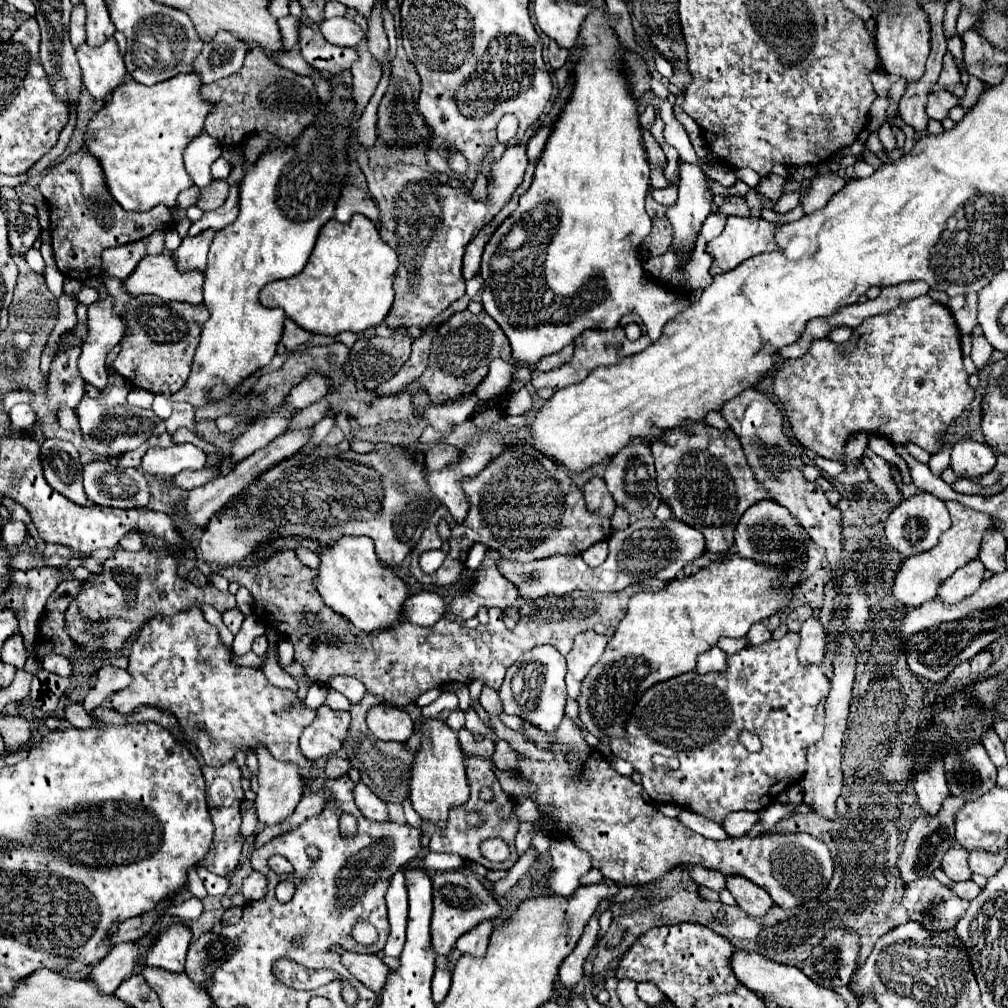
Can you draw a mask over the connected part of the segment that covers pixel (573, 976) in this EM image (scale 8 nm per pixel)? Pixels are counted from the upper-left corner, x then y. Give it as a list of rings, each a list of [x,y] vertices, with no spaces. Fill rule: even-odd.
[[[602,901],[598,905],[598,911],[590,919],[590,923],[584,927],[584,933],[582,933],[578,945],[574,947],[574,951],[560,965],[558,977],[560,977],[560,983],[564,983],[566,989],[572,989],[584,977],[584,961],[588,959],[588,955],[592,953],[592,949],[594,949],[594,945],[598,941],[598,931],[600,931],[598,919],[600,919],[600,915],[604,913],[606,907],[608,907],[608,901]]]

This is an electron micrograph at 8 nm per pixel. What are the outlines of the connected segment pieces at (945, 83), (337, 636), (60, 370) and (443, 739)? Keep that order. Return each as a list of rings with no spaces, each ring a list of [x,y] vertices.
[[[946,53],[944,55],[944,67],[942,67],[942,73],[940,73],[940,79],[938,83],[942,87],[952,87],[960,81],[960,71],[956,67],[956,63],[952,61],[952,53]]]
[[[280,549],[262,561],[246,559],[242,563],[250,567],[250,577],[236,577],[238,581],[234,583],[246,587],[254,597],[254,611],[260,623],[294,645],[296,661],[304,665],[306,675],[312,681],[328,685],[336,675],[356,677],[366,685],[368,693],[394,707],[414,703],[422,693],[454,681],[468,685],[474,679],[482,679],[484,685],[500,689],[508,665],[524,651],[550,643],[566,655],[574,637],[592,629],[596,623],[614,629],[614,625],[624,619],[628,599],[632,597],[630,589],[618,593],[572,591],[562,597],[550,595],[536,603],[524,603],[520,607],[522,621],[512,631],[504,631],[502,615],[498,615],[498,609],[492,609],[488,611],[490,623],[478,625],[476,629],[466,629],[462,623],[440,619],[434,627],[398,621],[392,629],[364,633],[356,631],[342,615],[328,609],[312,583],[314,571],[302,565],[292,549]]]
[[[78,321],[76,327],[70,331],[70,335],[76,335],[80,343],[76,343],[76,347],[64,347],[52,359],[48,373],[48,397],[52,411],[58,411],[60,405],[68,405],[70,409],[76,409],[85,395],[85,383],[78,370],[78,355],[86,339],[86,333],[88,333],[88,325]]]
[[[426,719],[420,727],[420,749],[414,755],[412,777],[410,777],[410,799],[416,813],[422,819],[430,819],[436,827],[446,825],[448,809],[452,805],[462,805],[468,801],[468,777],[466,777],[466,757],[460,747],[456,733],[442,719]]]

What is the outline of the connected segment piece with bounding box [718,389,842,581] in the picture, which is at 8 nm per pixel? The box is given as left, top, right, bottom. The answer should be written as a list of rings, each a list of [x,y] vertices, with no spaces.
[[[748,389],[748,391],[742,391],[740,395],[736,395],[734,399],[726,401],[718,413],[728,421],[730,429],[740,437],[746,459],[754,467],[756,479],[766,487],[770,497],[776,503],[788,507],[796,515],[800,525],[808,531],[812,541],[826,551],[826,557],[828,557],[832,569],[836,571],[832,581],[836,581],[842,575],[842,571],[838,567],[840,549],[842,549],[842,545],[840,545],[840,535],[842,535],[840,511],[828,503],[828,499],[824,497],[822,489],[816,483],[810,483],[804,479],[804,475],[800,471],[804,465],[804,461],[802,461],[804,447],[784,435],[780,409],[774,405],[774,401],[768,395]]]

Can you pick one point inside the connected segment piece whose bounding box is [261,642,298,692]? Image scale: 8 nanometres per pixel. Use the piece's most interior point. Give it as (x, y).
(274, 673)

